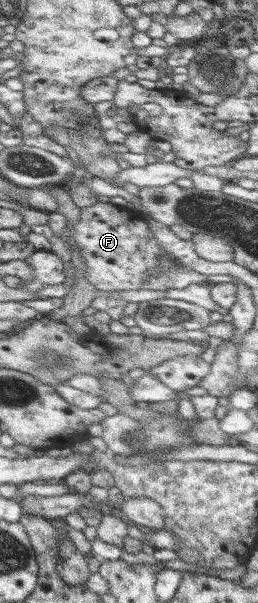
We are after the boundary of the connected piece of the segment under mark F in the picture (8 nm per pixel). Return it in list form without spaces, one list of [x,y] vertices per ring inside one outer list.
[[[98,201],[93,207],[89,206],[88,208],[79,210],[79,222],[77,222],[73,228],[73,235],[67,239],[63,236],[59,238],[69,250],[77,250],[79,252],[83,264],[85,264],[84,278],[86,278],[89,284],[91,284],[97,291],[103,291],[105,293],[132,289],[165,291],[183,289],[191,284],[200,284],[206,281],[205,275],[198,274],[193,270],[188,270],[181,266],[177,266],[170,272],[164,272],[164,274],[156,274],[156,276],[145,274],[145,272],[150,269],[155,269],[160,264],[160,257],[164,252],[162,252],[162,249],[158,246],[157,240],[154,240],[151,230],[148,230],[143,217],[137,211],[123,209],[100,201]]]

